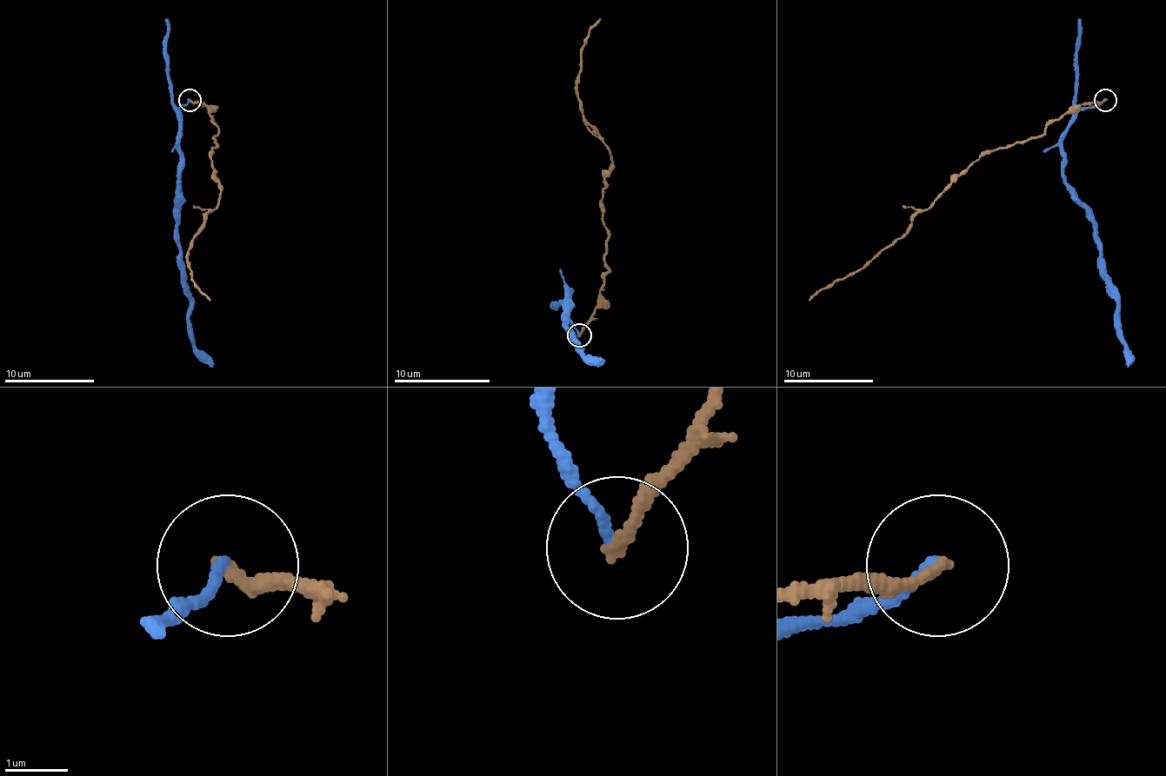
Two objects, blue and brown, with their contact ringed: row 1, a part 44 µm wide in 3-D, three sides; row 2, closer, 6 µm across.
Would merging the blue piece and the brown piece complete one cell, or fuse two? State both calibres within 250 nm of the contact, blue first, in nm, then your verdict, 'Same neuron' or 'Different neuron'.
Thickness 150 nm (blue) against 190 nm. Different neuron

